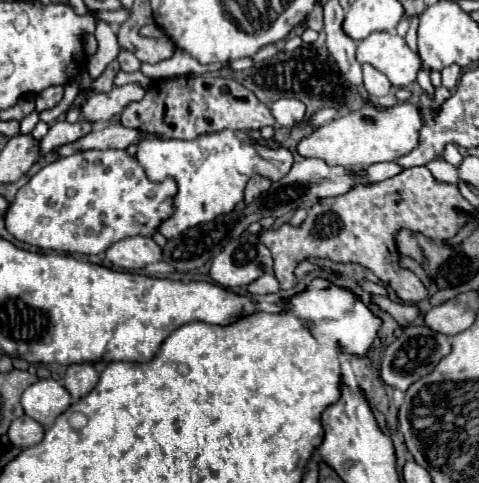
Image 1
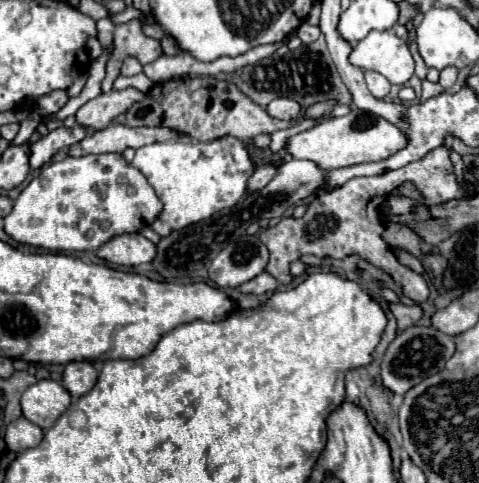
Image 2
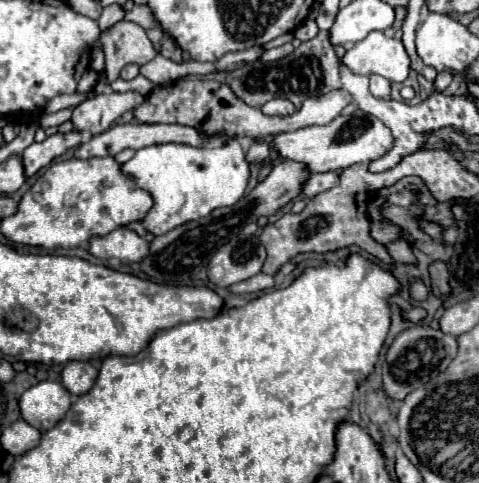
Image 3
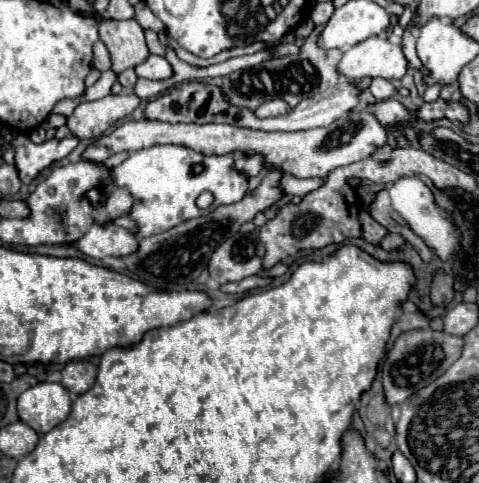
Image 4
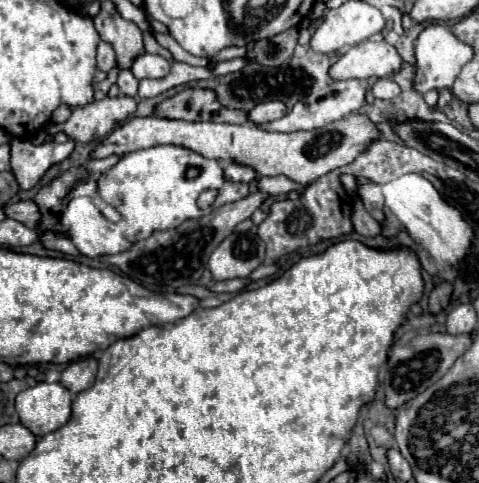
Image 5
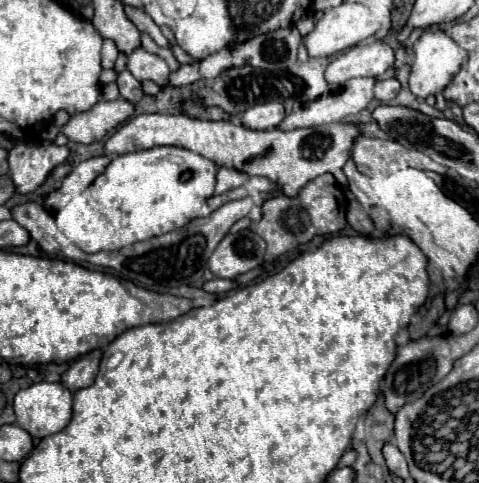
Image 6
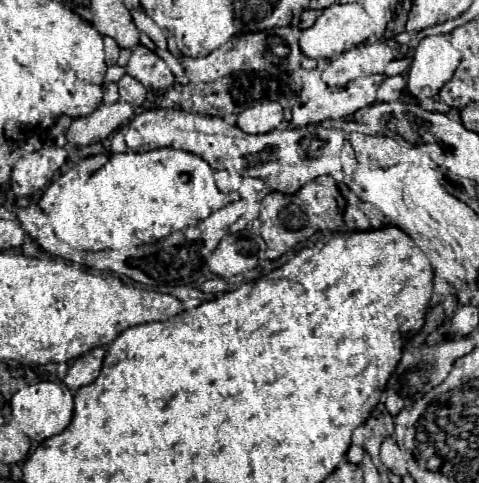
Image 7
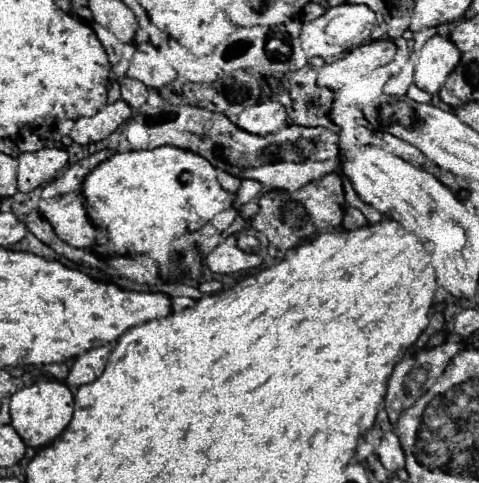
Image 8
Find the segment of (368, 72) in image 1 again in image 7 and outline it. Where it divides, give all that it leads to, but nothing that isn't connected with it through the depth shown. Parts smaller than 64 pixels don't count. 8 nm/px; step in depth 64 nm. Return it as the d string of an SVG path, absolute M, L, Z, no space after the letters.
M398 74L392 78L384 78L378 88L378 98L384 102L398 100L406 92L406 74Z

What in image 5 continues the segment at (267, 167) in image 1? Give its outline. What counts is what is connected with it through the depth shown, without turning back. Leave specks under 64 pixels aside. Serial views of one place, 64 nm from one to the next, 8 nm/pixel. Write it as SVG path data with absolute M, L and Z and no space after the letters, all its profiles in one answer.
M154 146L154 148L146 148L146 150L136 150L130 154L124 154L108 172L104 172L97 181L97 194L104 202L116 208L122 218L120 218L120 228L126 236L126 240L130 242L138 242L144 240L148 236L152 236L154 232L162 232L162 230L172 230L178 228L184 220L190 218L200 218L204 214L208 214L210 210L202 210L198 208L196 200L204 190L216 188L218 196L216 196L216 208L228 204L228 202L236 202L240 198L244 198L248 194L246 184L234 184L222 178L224 170L220 166L218 160L208 160L188 148L182 146Z

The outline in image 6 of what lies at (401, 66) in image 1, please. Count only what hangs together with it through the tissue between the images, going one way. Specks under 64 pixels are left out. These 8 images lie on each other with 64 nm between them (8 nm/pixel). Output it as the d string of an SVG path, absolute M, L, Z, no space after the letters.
M374 36L353 47L331 58L324 72L330 84L344 84L346 80L360 76L378 78L394 64L394 50Z

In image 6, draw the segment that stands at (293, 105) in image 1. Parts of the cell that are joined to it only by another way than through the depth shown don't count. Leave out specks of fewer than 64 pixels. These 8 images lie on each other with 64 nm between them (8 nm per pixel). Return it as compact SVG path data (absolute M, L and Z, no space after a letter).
M264 102L248 108L240 116L240 124L250 130L270 130L284 120L284 106L280 102Z

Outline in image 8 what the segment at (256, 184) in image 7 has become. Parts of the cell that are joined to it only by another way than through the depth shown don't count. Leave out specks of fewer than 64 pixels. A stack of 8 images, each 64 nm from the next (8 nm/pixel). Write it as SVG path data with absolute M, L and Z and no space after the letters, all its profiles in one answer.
M242 180L238 190L234 192L234 200L232 200L232 208L240 208L244 202L250 202L254 196L258 194L258 182L254 180Z

